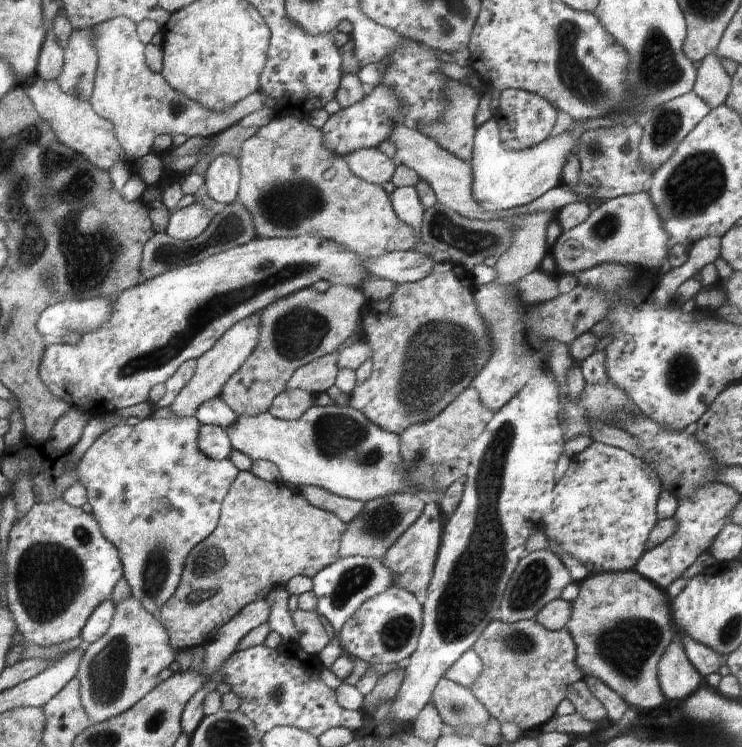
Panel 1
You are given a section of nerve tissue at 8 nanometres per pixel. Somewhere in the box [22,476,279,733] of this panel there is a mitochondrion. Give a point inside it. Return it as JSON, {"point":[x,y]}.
{"point":[107,676]}

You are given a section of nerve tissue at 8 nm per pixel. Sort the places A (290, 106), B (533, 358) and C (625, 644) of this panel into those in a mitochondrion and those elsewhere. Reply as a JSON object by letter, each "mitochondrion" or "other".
{"A":"other","B":"other","C":"mitochondrion"}

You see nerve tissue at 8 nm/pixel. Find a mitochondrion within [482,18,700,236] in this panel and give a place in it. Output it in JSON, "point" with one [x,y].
{"point":[659,70]}

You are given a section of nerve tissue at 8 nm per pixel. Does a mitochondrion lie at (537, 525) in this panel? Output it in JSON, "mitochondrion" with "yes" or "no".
{"mitochondrion":"no"}

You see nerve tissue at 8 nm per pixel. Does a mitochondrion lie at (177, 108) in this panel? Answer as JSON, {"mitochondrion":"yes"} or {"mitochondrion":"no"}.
{"mitochondrion":"yes"}

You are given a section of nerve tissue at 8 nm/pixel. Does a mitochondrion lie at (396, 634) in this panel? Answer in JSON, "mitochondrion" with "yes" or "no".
{"mitochondrion":"yes"}

